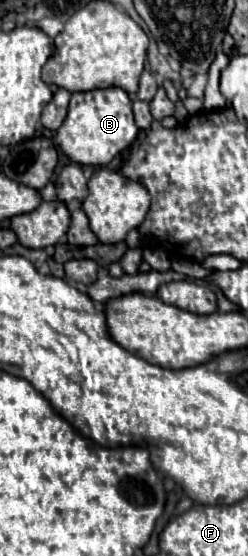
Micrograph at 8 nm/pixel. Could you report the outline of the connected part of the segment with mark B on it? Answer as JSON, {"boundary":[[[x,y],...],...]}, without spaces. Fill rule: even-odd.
{"boundary":[[[122,88],[74,92],[64,124],[56,132],[56,144],[76,164],[108,166],[138,136],[132,116],[132,98]]]}

